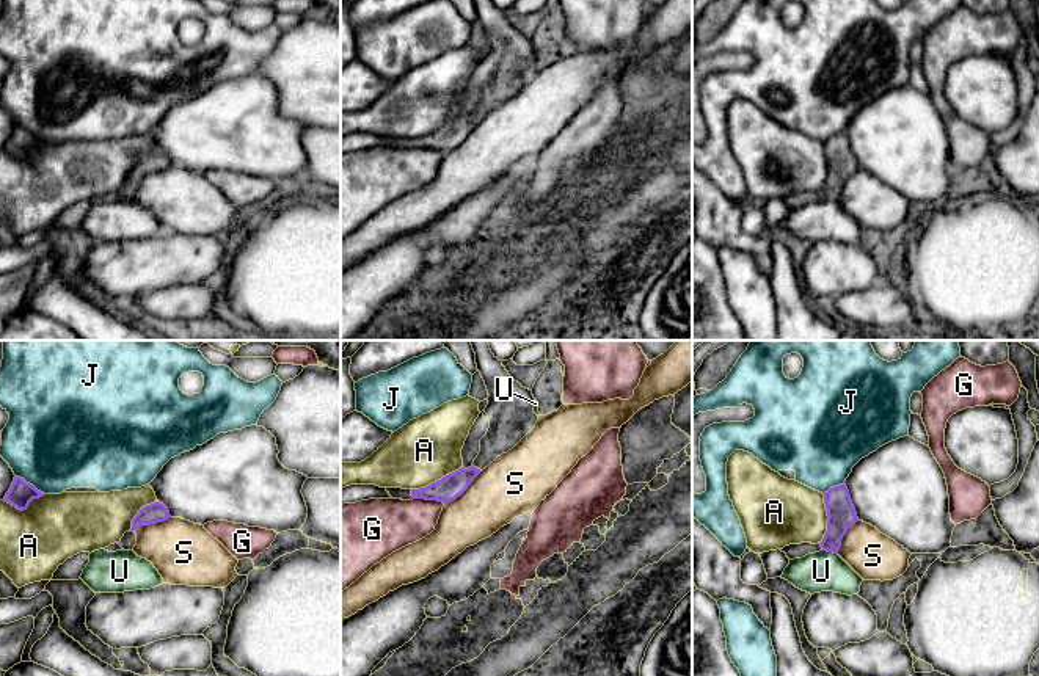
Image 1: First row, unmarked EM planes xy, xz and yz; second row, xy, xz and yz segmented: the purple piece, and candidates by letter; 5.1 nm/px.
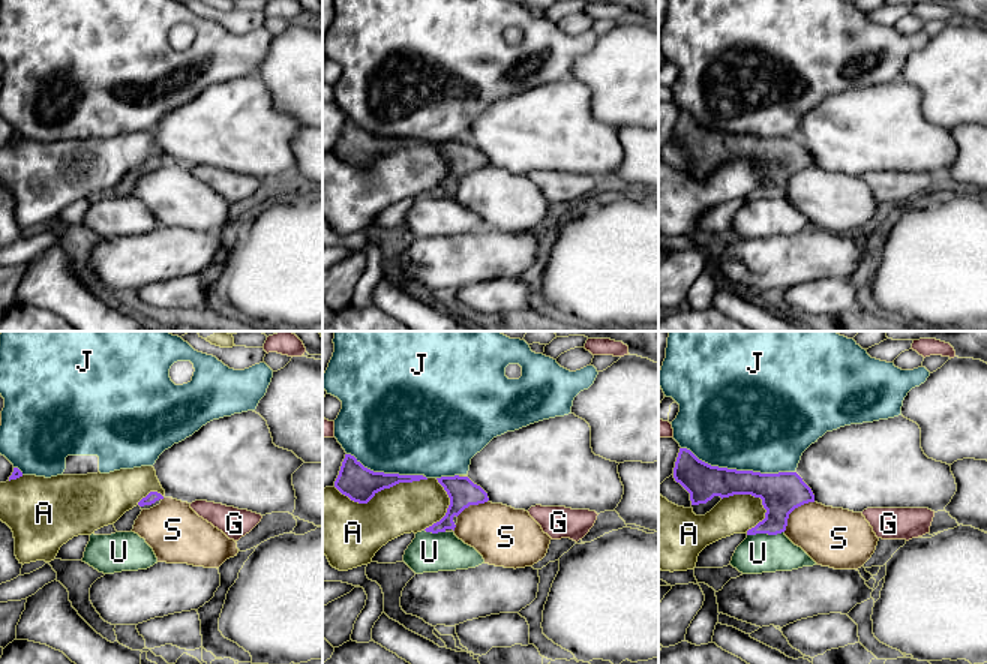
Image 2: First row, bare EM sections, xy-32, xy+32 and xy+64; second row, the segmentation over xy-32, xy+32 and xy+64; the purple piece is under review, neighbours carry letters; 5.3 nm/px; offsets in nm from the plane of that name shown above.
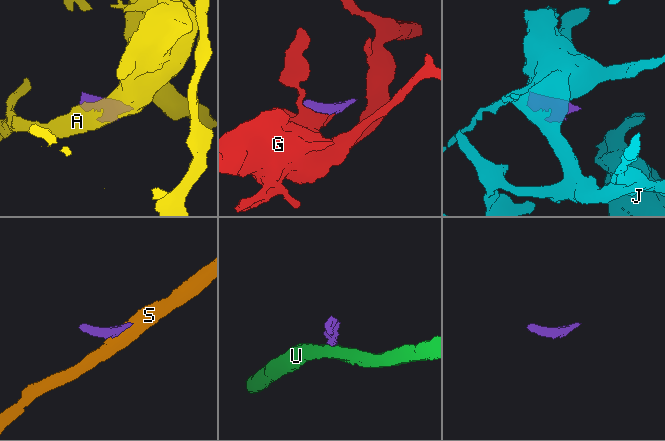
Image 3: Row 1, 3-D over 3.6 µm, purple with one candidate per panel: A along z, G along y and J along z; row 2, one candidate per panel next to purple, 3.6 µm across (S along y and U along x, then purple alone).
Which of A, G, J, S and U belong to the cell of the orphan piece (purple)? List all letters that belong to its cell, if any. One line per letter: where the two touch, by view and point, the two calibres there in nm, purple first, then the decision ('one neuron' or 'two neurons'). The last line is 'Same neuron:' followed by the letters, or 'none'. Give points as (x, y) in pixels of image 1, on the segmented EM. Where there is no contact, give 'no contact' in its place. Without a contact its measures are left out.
A: meets purple in xz at (438, 480); 130 nm thick on the purple side, 340 nm on the other; two neurons
G: meets purple in xz at (429, 499); 130 nm thick on the purple side, 280 nm on the other; two neurons
J: meets purple in xy at (29, 483); 130 nm thick on the purple side, 500 nm on the other; two neurons
S: meets purple in xz at (463, 491); 130 nm thick on the purple side, 320 nm on the other; two neurons
U: meets purple in yz at (831, 551); 140 nm thick on the purple side, 200 nm on the other; two neurons
Same neuron: none

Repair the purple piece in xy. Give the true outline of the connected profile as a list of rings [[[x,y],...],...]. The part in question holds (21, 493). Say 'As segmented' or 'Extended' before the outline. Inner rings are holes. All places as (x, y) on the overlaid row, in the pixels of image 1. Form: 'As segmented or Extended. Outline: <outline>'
As segmented. Outline: [[[14,477],[14,482],[3,500],[11,503],[17,510],[24,511],[28,508],[33,499],[39,499],[42,496],[46,494],[38,491],[33,485],[27,483],[24,478]]]

